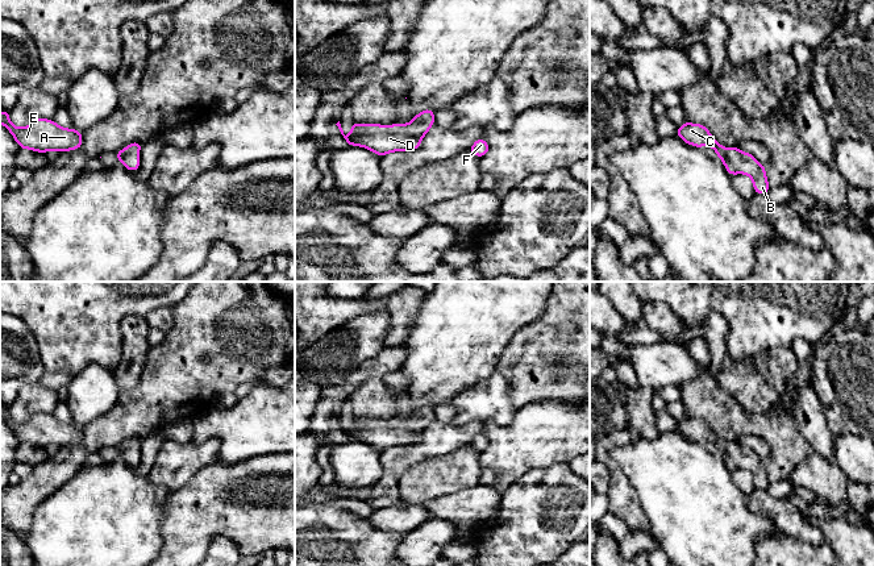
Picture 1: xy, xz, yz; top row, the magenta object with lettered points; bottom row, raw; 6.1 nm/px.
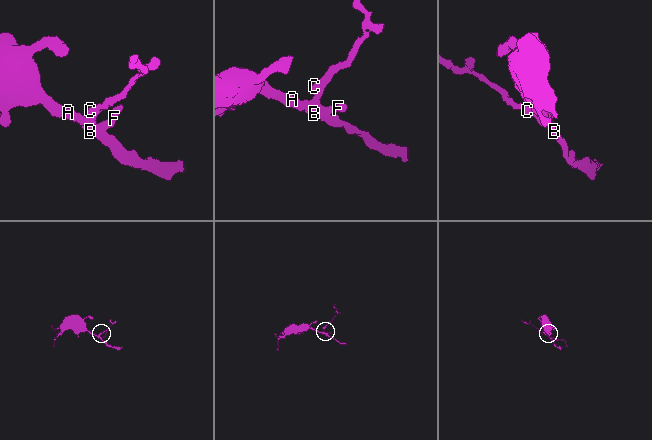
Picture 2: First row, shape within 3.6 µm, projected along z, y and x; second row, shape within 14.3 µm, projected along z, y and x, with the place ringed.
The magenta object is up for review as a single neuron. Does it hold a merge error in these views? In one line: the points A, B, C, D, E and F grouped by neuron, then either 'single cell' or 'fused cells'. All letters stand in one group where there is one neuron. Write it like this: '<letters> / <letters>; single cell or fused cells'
A B C D E F; single cell

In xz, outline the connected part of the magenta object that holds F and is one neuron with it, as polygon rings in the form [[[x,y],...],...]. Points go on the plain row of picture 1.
[[[479,433],[474,437],[474,440],[467,445],[471,446],[473,449],[475,449],[476,451],[483,451],[488,448],[490,441],[488,438],[484,436],[484,433]]]

